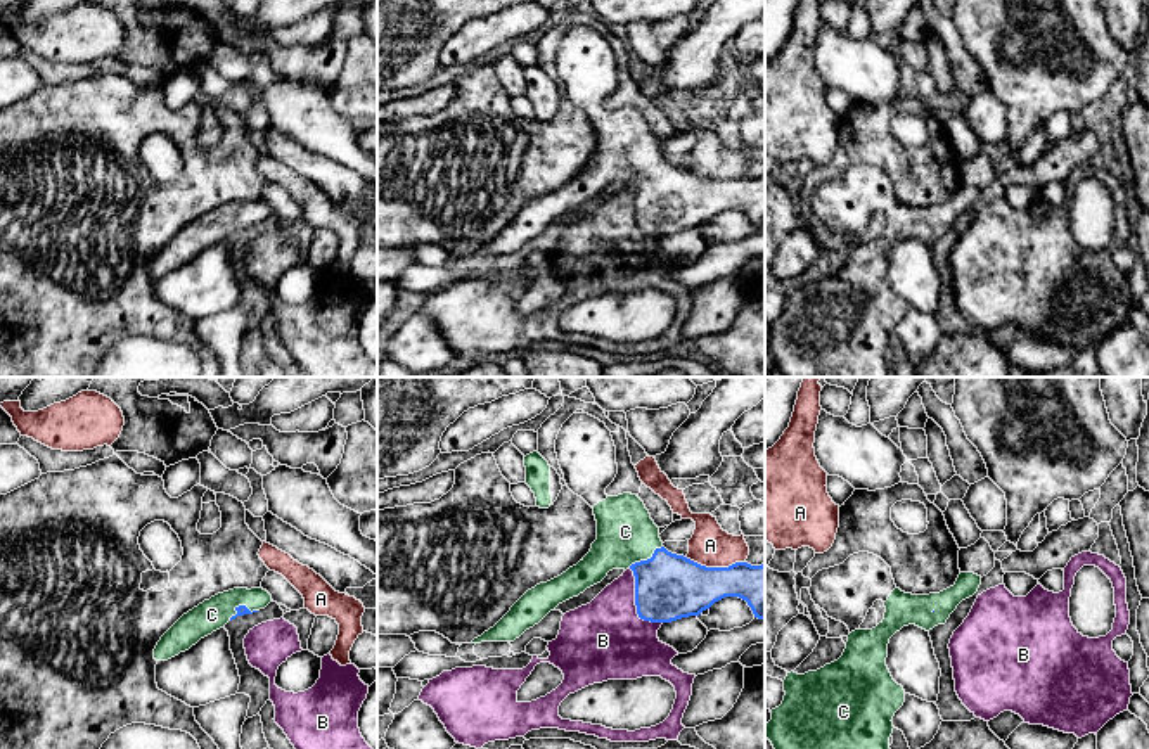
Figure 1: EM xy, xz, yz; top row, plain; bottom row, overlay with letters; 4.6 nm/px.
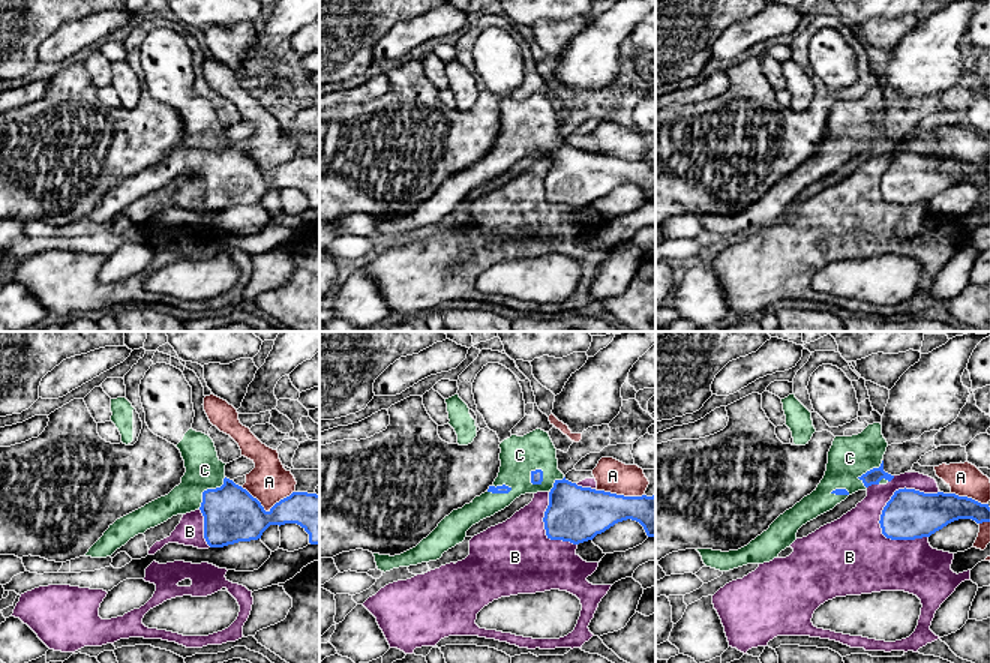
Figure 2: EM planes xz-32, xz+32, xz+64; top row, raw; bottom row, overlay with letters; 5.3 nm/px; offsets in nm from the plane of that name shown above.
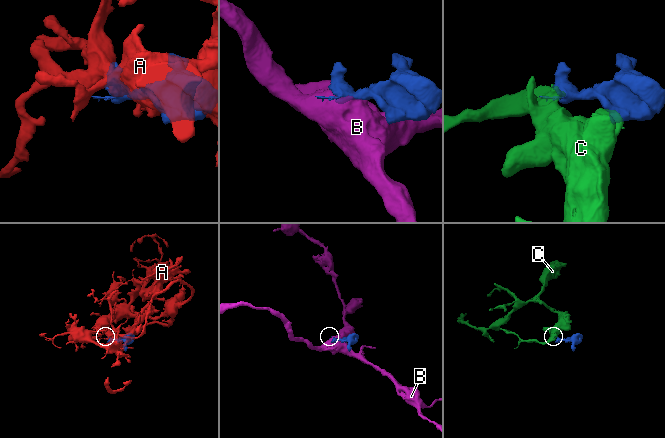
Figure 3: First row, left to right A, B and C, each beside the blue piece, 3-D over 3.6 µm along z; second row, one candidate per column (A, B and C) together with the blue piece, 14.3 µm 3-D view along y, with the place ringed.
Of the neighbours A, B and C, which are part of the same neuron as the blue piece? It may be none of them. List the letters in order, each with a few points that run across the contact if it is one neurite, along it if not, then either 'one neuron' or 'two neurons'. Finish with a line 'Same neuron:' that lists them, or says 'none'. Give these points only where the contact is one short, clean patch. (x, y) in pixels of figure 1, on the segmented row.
A: two neurons
B: two neurons
C: one neuron
Same neuron: C

